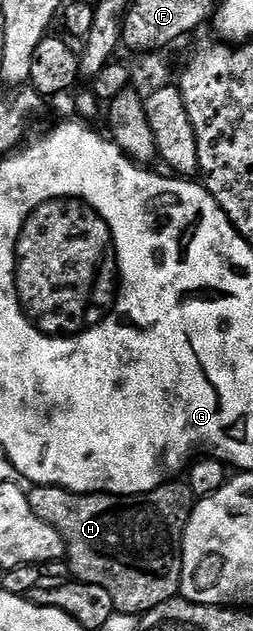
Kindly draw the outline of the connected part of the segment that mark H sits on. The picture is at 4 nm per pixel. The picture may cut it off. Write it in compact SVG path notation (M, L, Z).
M170 480L163 483L159 488L155 488L146 494L76 494L70 490L64 490L58 486L33 486L28 491L31 512L35 516L42 518L47 524L51 524L63 536L65 541L65 558L69 564L69 573L78 582L87 584L99 584L99 588L104 588L111 595L113 608L119 614L143 615L148 610L154 610L159 604L167 600L178 597L181 593L181 537L185 534L185 529L189 523L189 517L195 505L193 493L184 481Z

